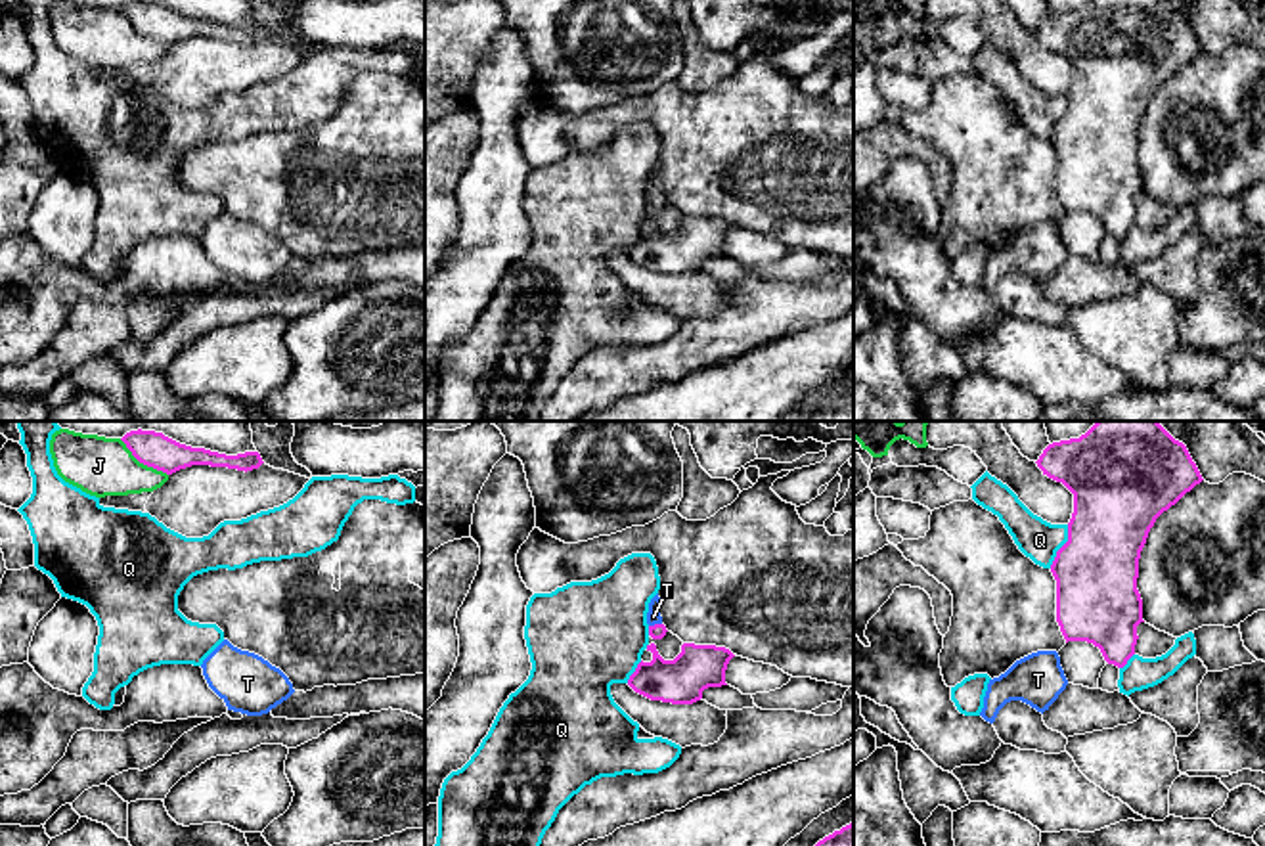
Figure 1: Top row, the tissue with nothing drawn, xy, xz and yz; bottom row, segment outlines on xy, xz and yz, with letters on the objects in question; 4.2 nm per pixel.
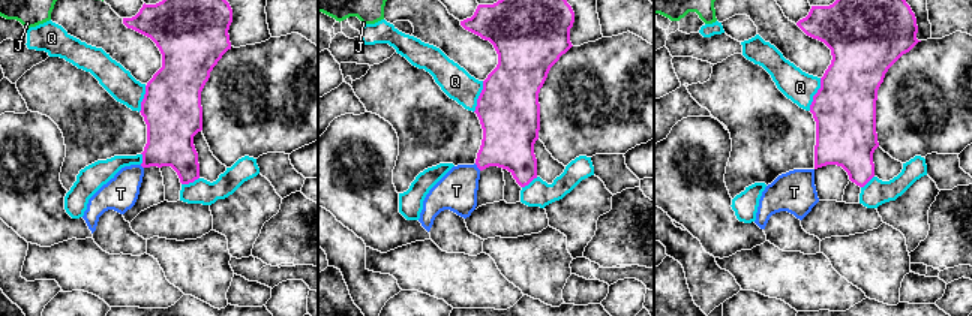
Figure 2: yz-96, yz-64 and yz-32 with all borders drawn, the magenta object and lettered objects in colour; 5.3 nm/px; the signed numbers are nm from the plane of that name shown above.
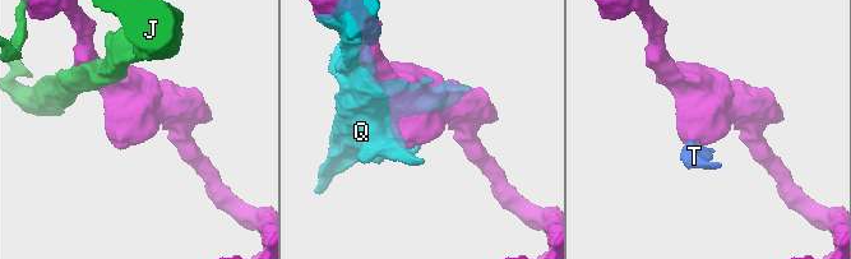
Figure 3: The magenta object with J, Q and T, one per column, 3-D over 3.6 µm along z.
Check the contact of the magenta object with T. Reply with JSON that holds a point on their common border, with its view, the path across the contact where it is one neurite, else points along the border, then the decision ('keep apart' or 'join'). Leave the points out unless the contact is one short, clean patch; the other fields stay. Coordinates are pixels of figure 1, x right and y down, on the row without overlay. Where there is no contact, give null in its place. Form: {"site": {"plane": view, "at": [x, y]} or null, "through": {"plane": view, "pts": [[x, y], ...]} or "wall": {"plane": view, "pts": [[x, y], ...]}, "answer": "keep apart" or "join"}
{"site": {"plane": "xz", "at": [655, 196]}, "through": {"plane": "xz", "pts": [[659, 201], [655, 196], [653, 188]]}, "answer": "join"}

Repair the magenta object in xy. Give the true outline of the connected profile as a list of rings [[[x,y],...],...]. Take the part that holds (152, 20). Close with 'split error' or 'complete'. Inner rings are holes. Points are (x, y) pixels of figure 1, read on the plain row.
[[[130,2],[121,11],[140,34],[166,46],[191,36],[228,38],[247,44],[258,40],[264,34],[258,23],[226,27],[205,19],[180,15],[155,2]]]; complete

